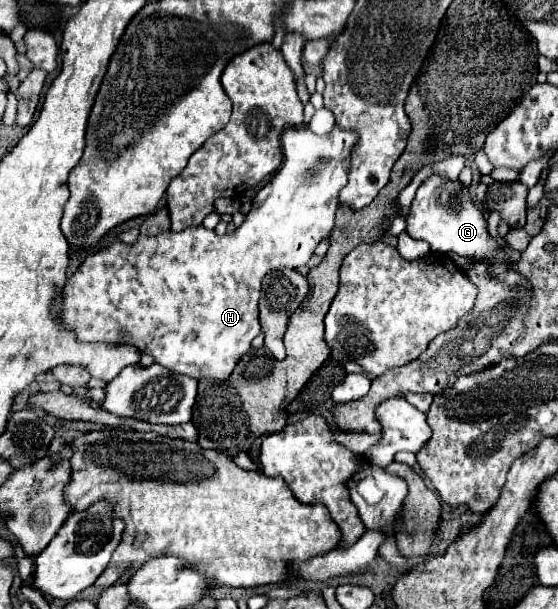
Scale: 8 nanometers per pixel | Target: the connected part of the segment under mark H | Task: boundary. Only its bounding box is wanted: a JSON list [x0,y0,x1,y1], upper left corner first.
[61,124,359,382]

